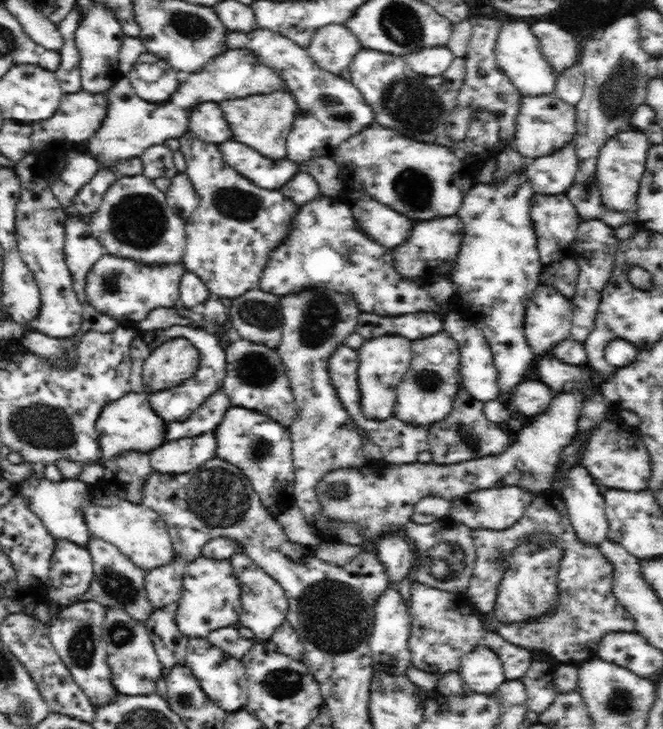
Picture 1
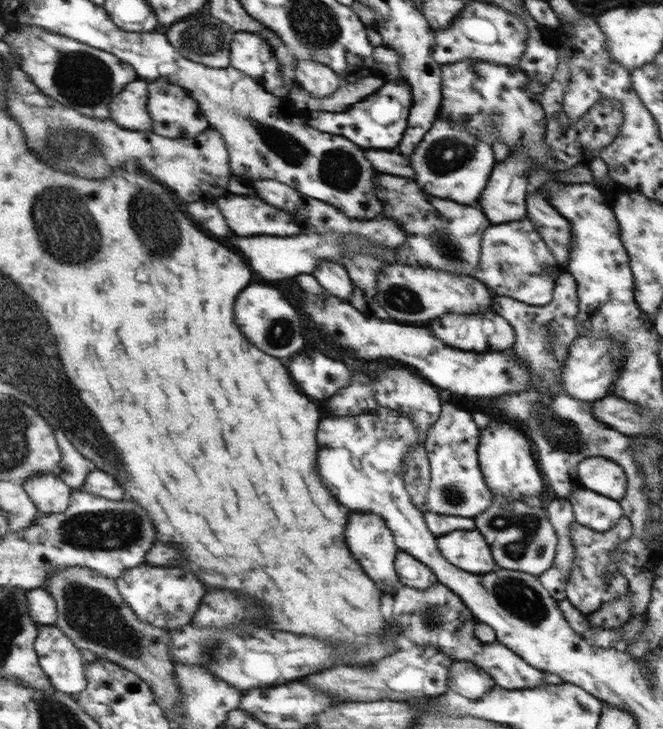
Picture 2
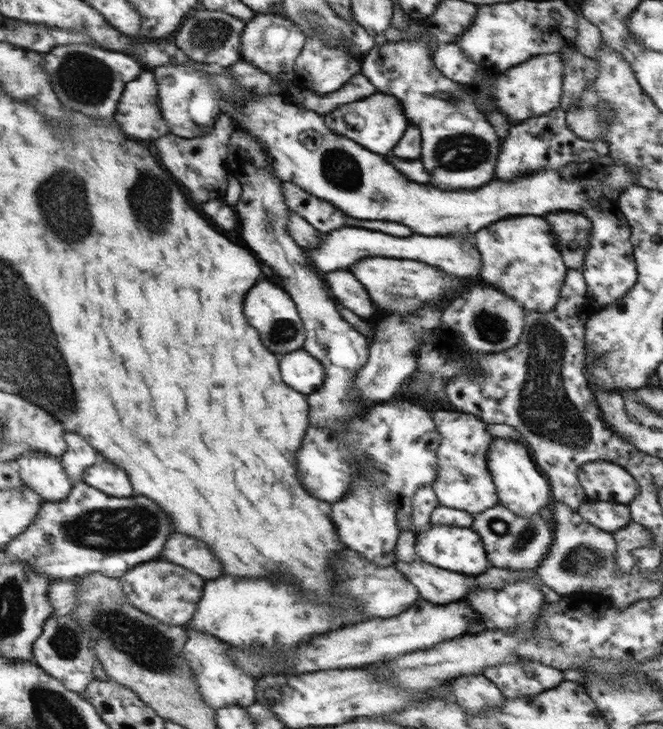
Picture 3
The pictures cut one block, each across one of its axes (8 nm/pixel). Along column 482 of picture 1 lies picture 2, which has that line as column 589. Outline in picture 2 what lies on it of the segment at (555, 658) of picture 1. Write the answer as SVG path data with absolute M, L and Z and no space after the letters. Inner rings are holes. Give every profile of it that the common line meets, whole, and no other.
M622 518L614 528L601 533L591 531L574 521L569 531L575 546L576 560L571 568L565 593L574 608L586 615L591 615L598 610L608 608L611 599L624 596L629 591L629 580L612 563L612 554L616 547L630 540L632 525L629 518Z

